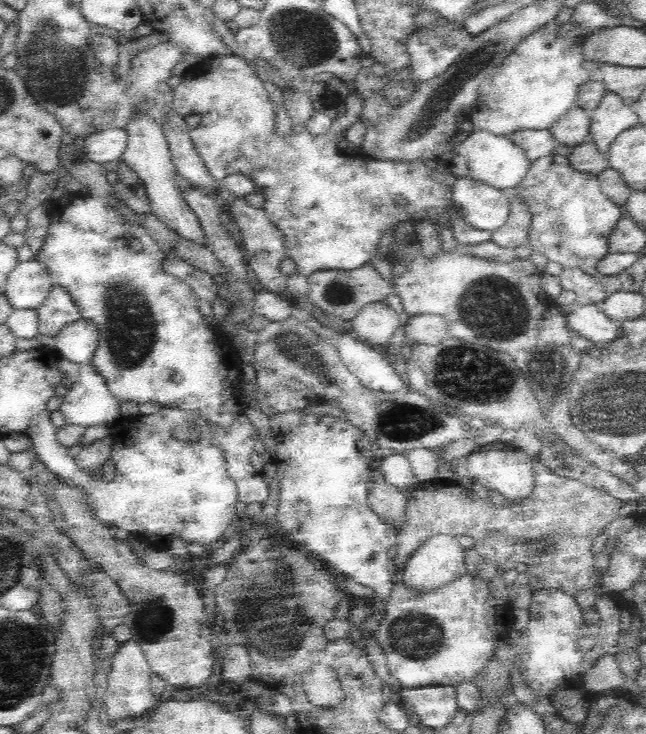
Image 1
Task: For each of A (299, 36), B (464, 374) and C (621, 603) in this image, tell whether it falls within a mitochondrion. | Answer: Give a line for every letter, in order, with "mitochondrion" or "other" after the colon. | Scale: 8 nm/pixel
A: mitochondrion
B: mitochondrion
C: other

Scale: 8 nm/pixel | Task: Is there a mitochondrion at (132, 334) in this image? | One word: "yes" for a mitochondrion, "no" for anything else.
yes

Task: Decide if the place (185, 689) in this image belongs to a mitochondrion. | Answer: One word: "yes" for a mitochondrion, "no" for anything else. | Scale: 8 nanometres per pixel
no

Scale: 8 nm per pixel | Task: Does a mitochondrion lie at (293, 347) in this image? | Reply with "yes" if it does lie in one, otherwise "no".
yes

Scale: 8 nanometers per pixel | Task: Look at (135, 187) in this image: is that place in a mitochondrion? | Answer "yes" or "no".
no

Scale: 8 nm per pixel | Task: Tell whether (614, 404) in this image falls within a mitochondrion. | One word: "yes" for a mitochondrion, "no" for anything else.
yes

